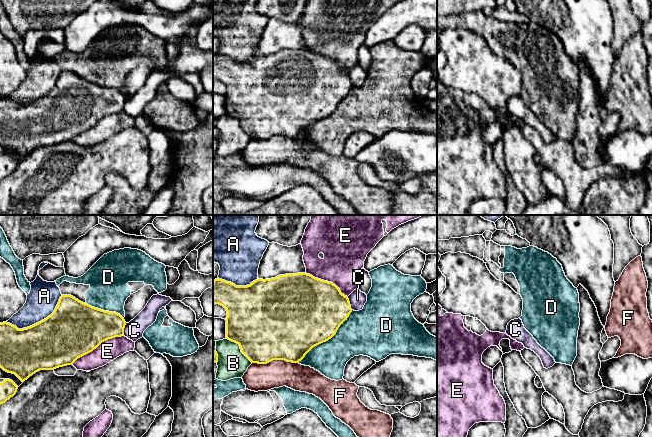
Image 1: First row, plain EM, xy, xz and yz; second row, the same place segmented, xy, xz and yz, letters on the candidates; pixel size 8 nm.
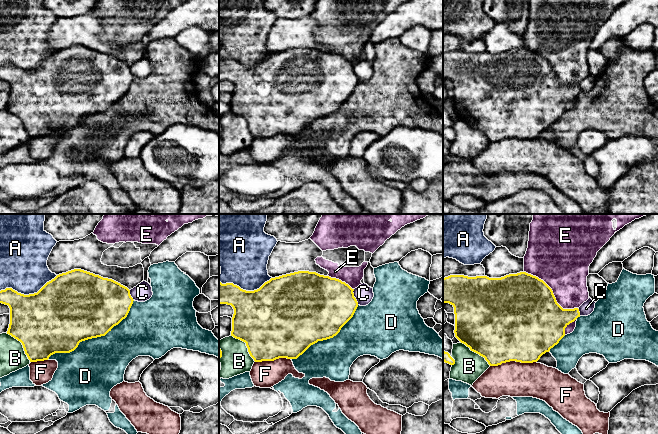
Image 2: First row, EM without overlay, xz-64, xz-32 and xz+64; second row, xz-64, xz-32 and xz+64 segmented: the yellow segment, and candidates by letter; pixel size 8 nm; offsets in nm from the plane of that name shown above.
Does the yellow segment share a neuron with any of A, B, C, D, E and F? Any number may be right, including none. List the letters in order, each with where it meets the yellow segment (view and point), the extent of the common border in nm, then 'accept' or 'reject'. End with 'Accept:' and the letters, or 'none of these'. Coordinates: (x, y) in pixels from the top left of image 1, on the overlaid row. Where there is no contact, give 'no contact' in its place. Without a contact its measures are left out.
A: xy (38, 322) | 500 nm | reject
B: xz (240, 347) | 300 nm | reject
C: xy (123, 329) | 110 nm | reject
D: xz (327, 340) | 600 nm | reject
E: xy (97, 346) | 480 nm | reject
F: xz (274, 359) | 360 nm | reject
Accept: none of these

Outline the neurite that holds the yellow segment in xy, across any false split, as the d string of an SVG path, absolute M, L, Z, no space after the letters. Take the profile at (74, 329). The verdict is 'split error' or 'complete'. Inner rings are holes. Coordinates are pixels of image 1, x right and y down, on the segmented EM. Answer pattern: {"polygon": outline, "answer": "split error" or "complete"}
{"polygon": "M62 295L54 312L46 319L23 329L0 323L0 368L15 374L22 382L40 370L72 365L102 342L124 336L126 322L116 313L85 304L71 295Z", "answer": "complete"}

